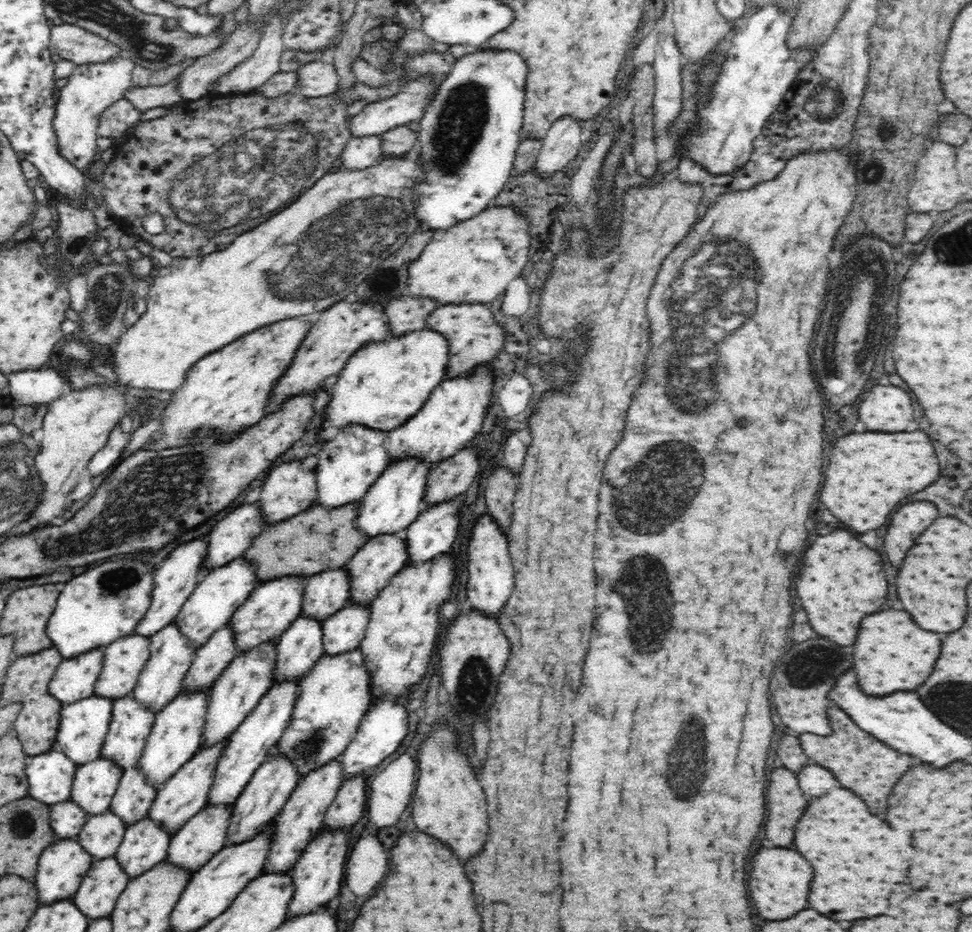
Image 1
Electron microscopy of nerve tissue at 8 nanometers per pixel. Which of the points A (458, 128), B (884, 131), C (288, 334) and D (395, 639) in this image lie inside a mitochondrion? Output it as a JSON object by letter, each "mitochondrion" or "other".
{"A":"mitochondrion","B":"mitochondrion","C":"other","D":"other"}

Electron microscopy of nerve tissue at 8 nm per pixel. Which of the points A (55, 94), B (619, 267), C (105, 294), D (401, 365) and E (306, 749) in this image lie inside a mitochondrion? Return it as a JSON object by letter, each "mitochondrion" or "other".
{"A":"other","B":"other","C":"mitochondrion","D":"other","E":"mitochondrion"}

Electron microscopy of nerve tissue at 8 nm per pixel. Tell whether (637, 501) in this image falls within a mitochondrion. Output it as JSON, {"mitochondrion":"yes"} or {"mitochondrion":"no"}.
{"mitochondrion":"yes"}

